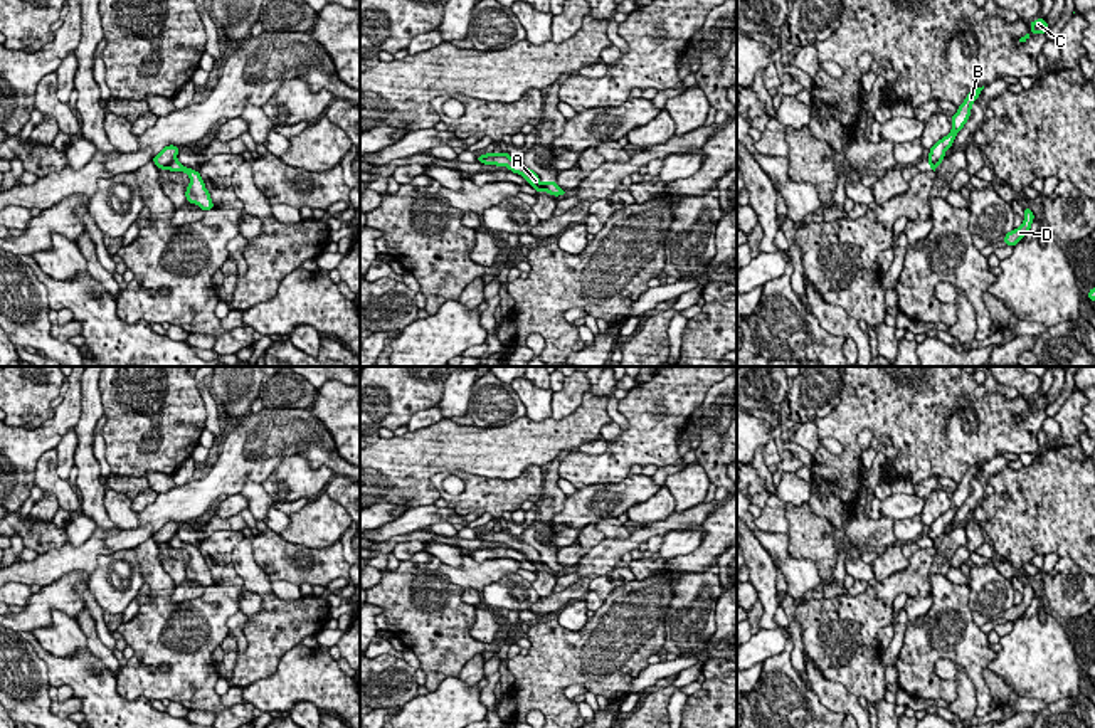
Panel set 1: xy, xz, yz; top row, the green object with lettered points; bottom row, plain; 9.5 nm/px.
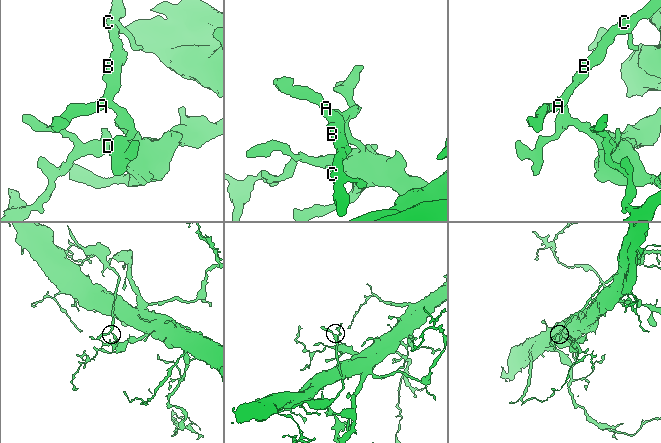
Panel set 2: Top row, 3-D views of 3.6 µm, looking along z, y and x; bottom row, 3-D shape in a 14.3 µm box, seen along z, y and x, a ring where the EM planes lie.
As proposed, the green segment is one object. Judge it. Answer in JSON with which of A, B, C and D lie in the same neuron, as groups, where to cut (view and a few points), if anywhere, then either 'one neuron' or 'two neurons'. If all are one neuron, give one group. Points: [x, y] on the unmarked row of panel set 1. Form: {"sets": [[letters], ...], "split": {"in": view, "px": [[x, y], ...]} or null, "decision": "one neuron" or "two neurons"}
{"sets": [["A", "B", "C"], ["D"]], "split": {"in": "xy", "px": [[175, 533], [165, 543]]}, "decision": "two neurons"}

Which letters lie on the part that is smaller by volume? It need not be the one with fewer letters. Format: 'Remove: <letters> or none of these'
Remove: A, B, C

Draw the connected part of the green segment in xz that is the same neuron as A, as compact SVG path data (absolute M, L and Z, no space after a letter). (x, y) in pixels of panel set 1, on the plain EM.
M495 528L476 533L476 536L484 541L506 543L510 548L521 551L537 567L537 570L547 568L540 560L540 553L532 545L523 543L520 536L513 536L510 530Z

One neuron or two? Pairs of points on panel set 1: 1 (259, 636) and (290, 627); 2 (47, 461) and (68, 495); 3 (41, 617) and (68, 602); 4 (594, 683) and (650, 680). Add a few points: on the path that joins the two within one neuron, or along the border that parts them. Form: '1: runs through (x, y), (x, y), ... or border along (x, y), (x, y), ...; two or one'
1: runs through (266, 636), (283, 629); one
2: runs through (47, 469), (47, 474), (59, 486); one
3: runs through (44, 611), (52, 602), (61, 602); one
4: border along (631, 683), (626, 691), (618, 691), (608, 700); two

